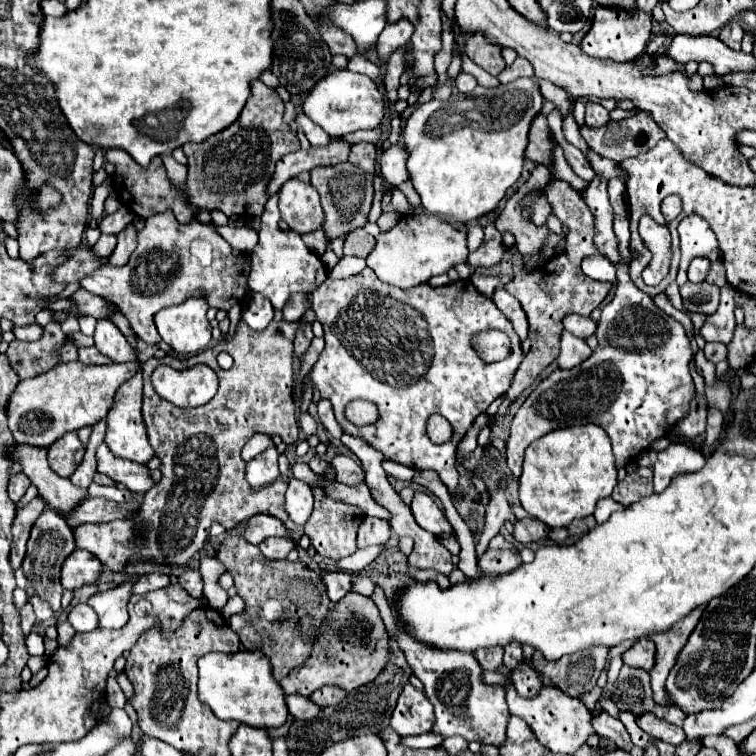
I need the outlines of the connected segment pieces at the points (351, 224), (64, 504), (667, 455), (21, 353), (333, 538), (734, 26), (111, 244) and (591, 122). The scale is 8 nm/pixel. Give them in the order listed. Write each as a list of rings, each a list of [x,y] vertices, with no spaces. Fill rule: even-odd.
[[[349,161],[331,165],[331,167],[313,167],[311,185],[321,195],[321,205],[325,211],[323,229],[329,241],[333,241],[335,237],[343,233],[349,233],[349,229],[363,227],[367,223],[367,213],[373,203],[373,175],[371,173],[365,173],[363,169],[353,167],[353,163]]]
[[[17,445],[13,457],[23,465],[23,473],[37,485],[39,495],[53,511],[67,517],[75,507],[79,507],[79,503],[83,503],[83,499],[89,497],[87,489],[75,487],[69,479],[63,479],[51,471],[45,449]]]
[[[673,443],[667,449],[657,453],[657,461],[653,465],[653,487],[655,491],[663,491],[673,475],[677,473],[695,473],[705,465],[705,455],[697,449],[691,449],[683,443]]]
[[[59,323],[45,325],[45,333],[39,341],[23,343],[11,341],[7,349],[7,357],[11,367],[17,371],[19,379],[29,379],[41,375],[57,365],[59,355],[55,353],[65,343],[65,333],[61,331]]]
[[[313,485],[311,489],[315,497],[315,509],[309,521],[305,523],[305,533],[309,535],[311,545],[317,549],[321,557],[327,557],[333,561],[355,553],[357,551],[357,529],[359,529],[359,523],[365,519],[365,513],[355,505],[347,505],[343,501],[329,497],[321,485]]]
[[[731,21],[731,23],[727,23],[727,27],[721,29],[719,39],[721,39],[727,47],[731,47],[733,51],[739,51],[739,49],[741,49],[741,39],[743,39],[743,35],[745,35],[745,31],[743,31],[743,27],[739,25],[739,21]]]
[[[101,235],[99,241],[91,247],[91,251],[95,251],[95,255],[107,259],[111,255],[111,251],[115,249],[115,243],[117,243],[117,237],[115,235]]]
[[[587,105],[585,107],[585,125],[587,127],[597,129],[597,127],[607,125],[609,121],[611,121],[611,117],[605,107],[601,107],[601,105]]]

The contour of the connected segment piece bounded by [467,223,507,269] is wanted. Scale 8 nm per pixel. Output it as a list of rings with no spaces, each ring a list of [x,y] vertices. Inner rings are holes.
[[[487,225],[485,227],[485,237],[483,237],[483,245],[479,245],[477,251],[469,253],[467,263],[477,269],[477,267],[493,267],[499,265],[503,259],[503,253],[507,251],[507,247],[503,245],[503,235],[495,229],[495,225]]]

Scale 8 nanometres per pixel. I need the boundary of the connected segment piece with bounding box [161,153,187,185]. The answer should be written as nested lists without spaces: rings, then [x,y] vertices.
[[[171,153],[163,155],[163,157],[161,157],[161,161],[163,161],[163,165],[165,165],[165,169],[167,169],[167,175],[169,175],[169,179],[171,179],[171,181],[175,181],[177,185],[185,183],[185,175],[187,175],[187,167],[185,167],[185,165],[177,163],[177,161],[173,159],[173,155],[171,155]]]

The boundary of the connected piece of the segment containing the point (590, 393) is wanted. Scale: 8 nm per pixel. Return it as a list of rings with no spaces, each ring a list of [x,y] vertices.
[[[595,175],[581,197],[595,217],[593,245],[617,269],[617,289],[613,299],[601,311],[595,333],[599,345],[593,355],[573,369],[555,369],[537,385],[517,411],[507,439],[507,467],[517,477],[521,475],[523,453],[529,443],[561,427],[585,425],[587,419],[609,435],[615,465],[625,467],[655,439],[668,436],[673,426],[688,414],[690,402],[695,397],[695,389],[686,389],[689,384],[681,383],[693,381],[689,368],[693,349],[683,325],[657,309],[653,299],[639,291],[629,279],[627,261],[623,261],[617,237],[611,229],[607,179],[603,175]]]

